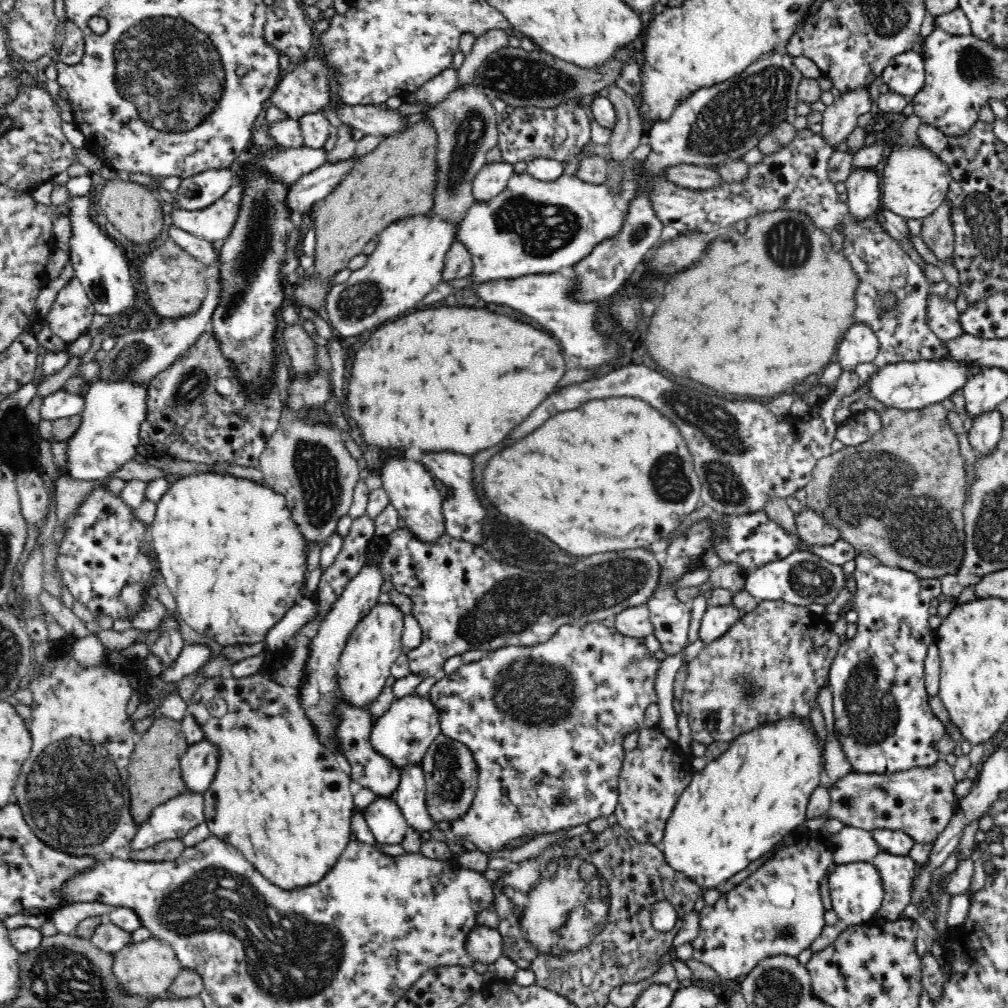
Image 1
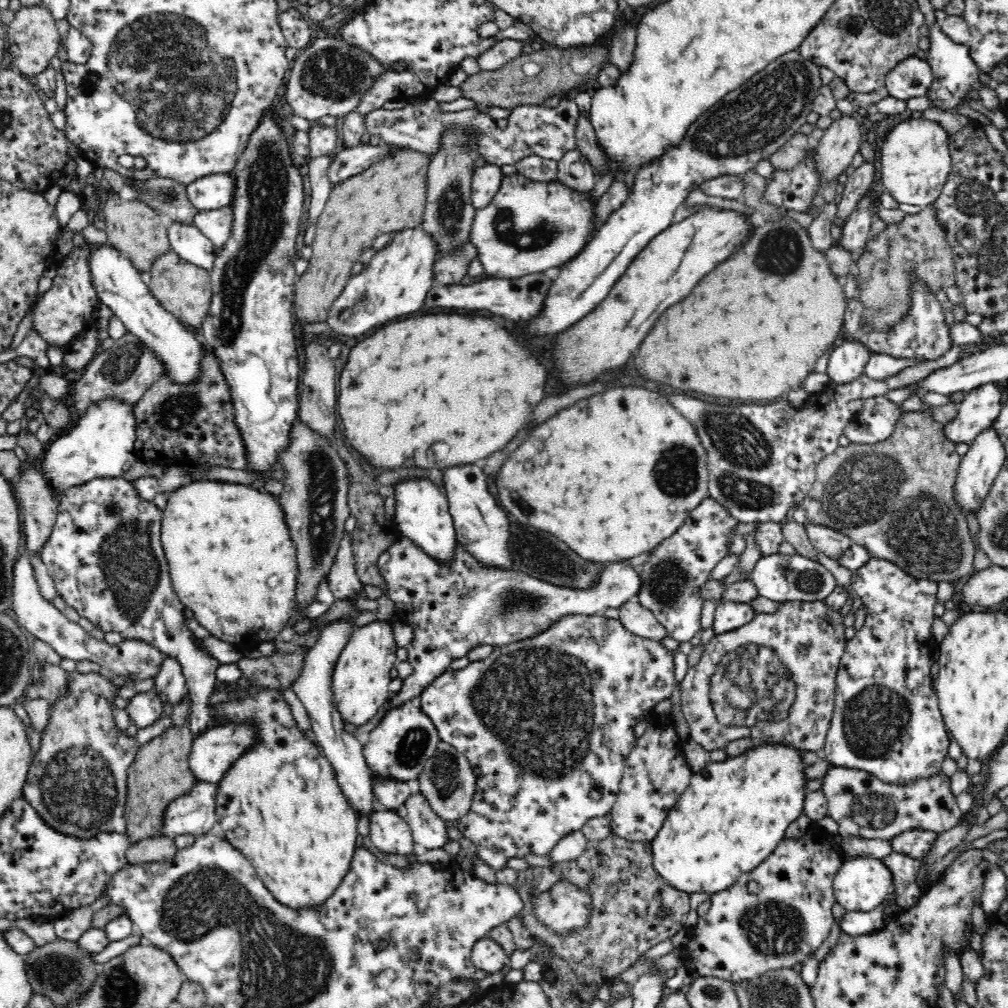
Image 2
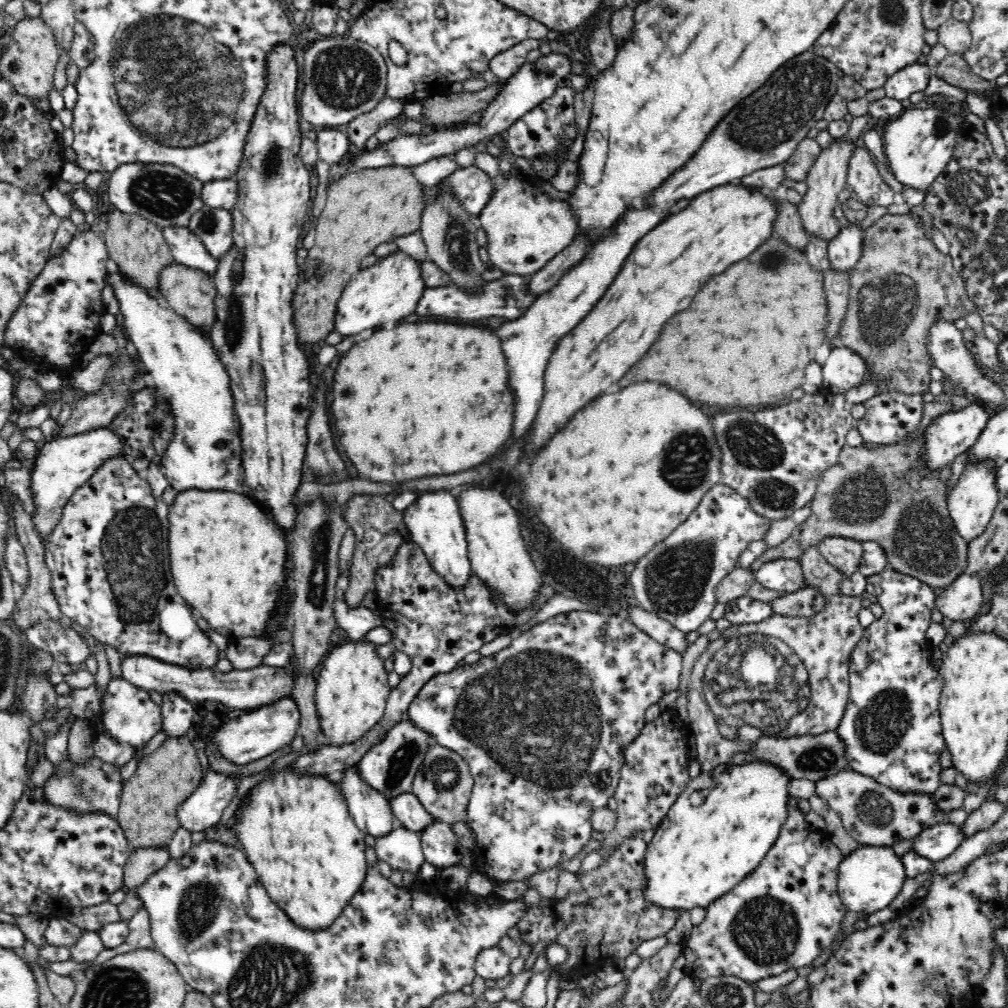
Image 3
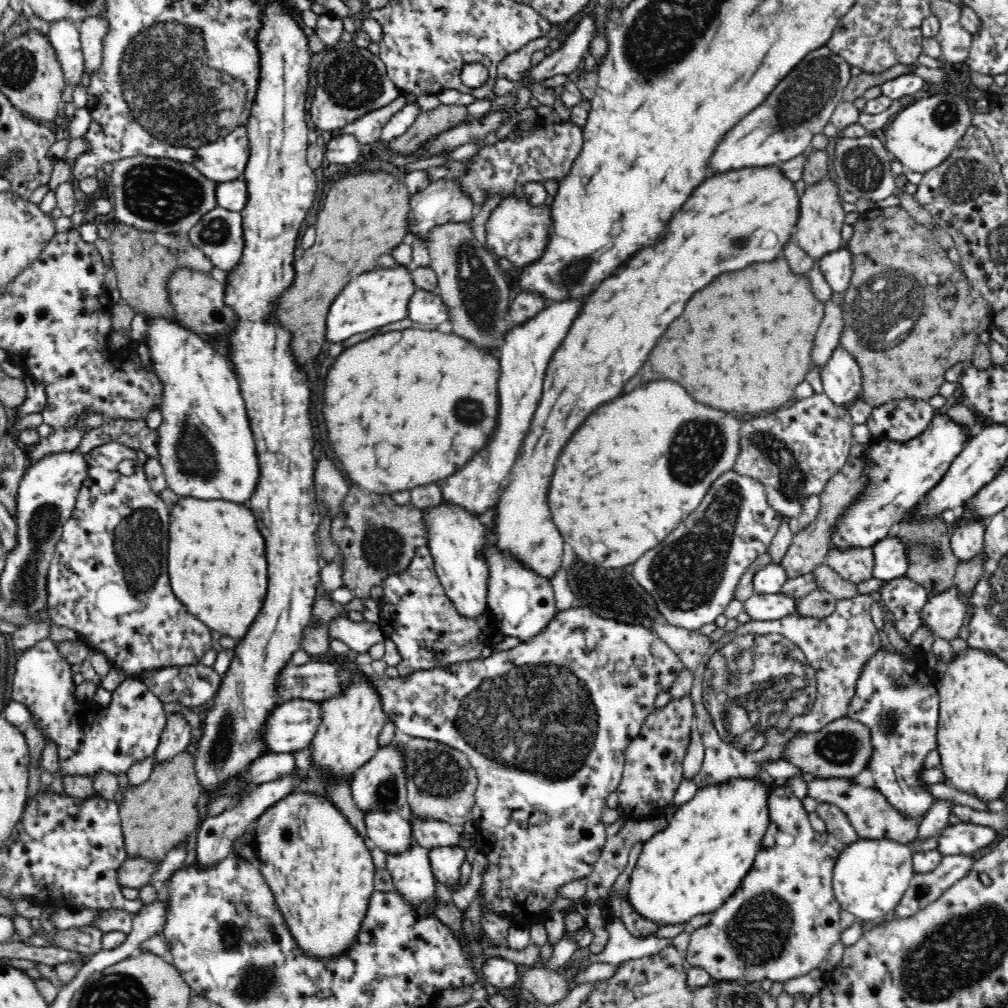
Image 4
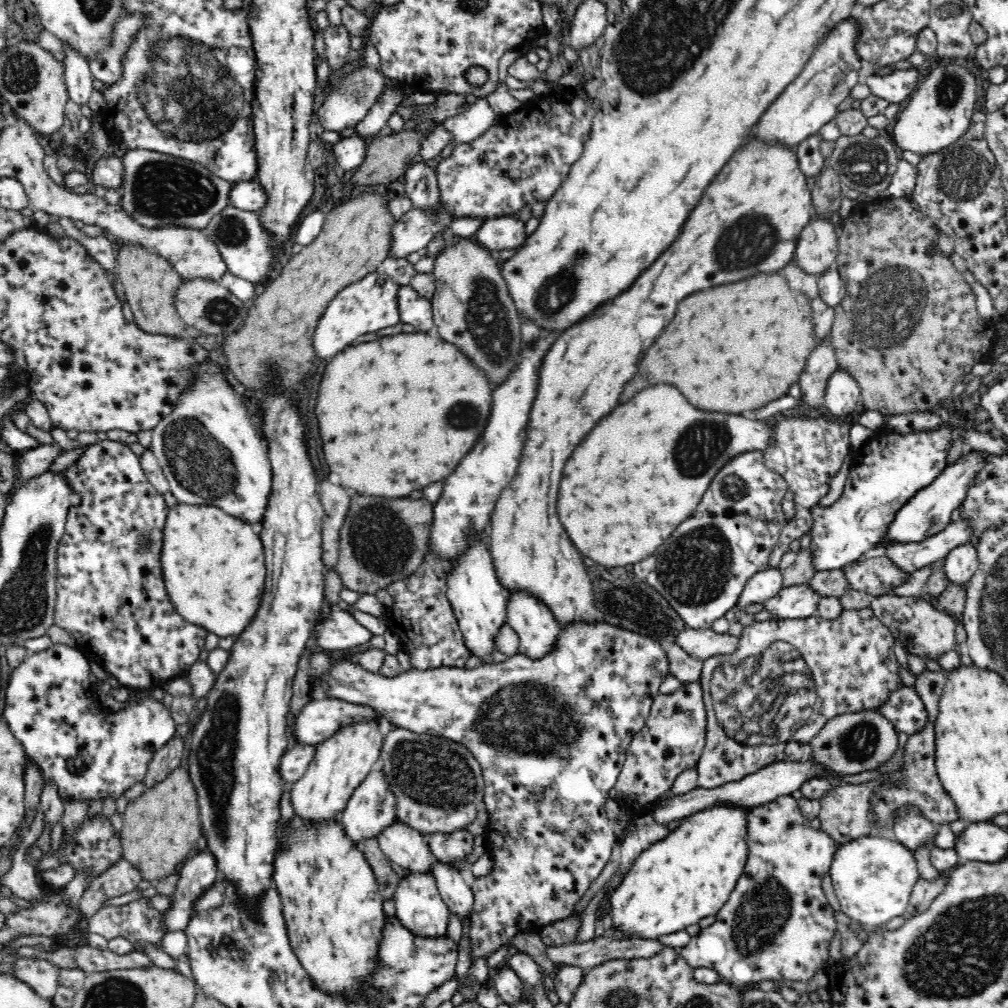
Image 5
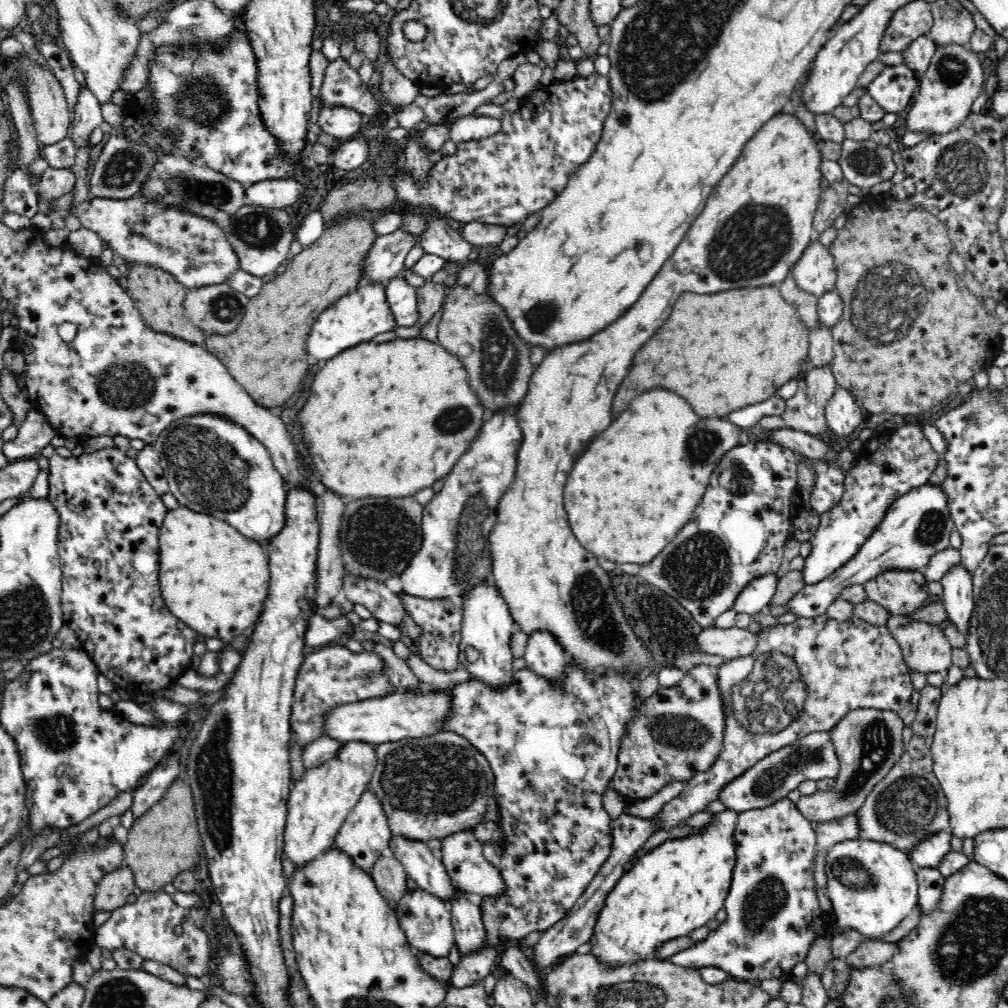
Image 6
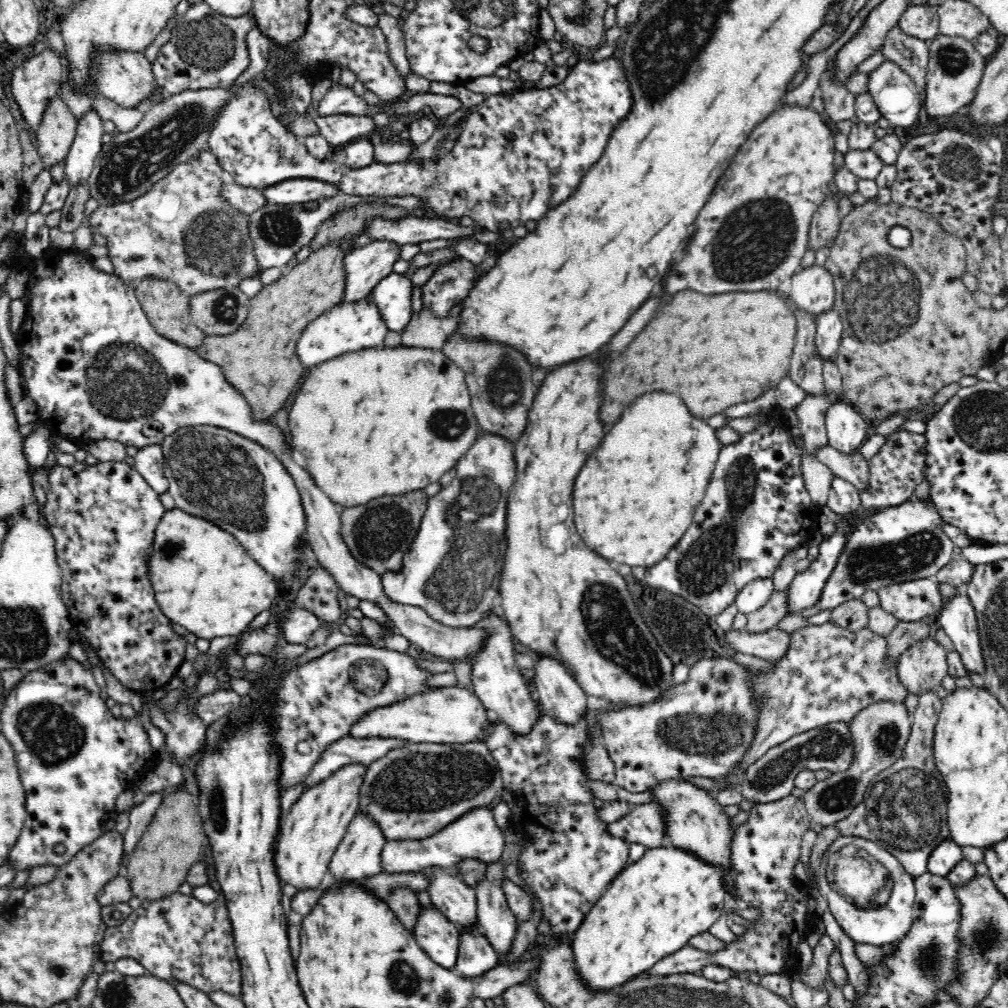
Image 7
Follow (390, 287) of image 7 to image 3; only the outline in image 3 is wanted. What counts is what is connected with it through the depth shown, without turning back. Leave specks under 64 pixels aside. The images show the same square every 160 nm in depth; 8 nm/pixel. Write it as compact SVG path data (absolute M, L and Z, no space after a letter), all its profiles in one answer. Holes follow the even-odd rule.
M503 274L499 279L488 281L482 286L478 286L474 292L469 292L467 288L460 288L455 284L445 287L427 289L418 301L414 320L418 316L434 316L436 320L482 320L490 316L500 316L508 321L518 319L522 316L530 305L538 298L538 294L533 294L529 289L529 276Z

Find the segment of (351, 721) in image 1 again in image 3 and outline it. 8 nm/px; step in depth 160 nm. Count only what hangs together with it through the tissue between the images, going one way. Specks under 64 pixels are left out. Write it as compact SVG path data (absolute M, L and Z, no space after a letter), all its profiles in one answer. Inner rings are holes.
M412 792L390 798L389 804L393 818L414 832L420 833L422 828L426 828L434 820Z

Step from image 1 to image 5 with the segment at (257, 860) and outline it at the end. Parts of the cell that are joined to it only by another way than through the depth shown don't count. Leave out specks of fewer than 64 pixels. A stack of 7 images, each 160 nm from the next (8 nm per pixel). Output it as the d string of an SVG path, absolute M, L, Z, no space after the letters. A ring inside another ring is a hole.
M297 814L287 821L280 816L276 827L278 848L272 864L272 880L280 895L283 917L295 955L320 990L330 994L347 992L349 996L358 996L358 984L366 980L378 960L378 943L384 926L384 898L380 896L374 871L358 845L347 837L338 818L324 824L309 824ZM283 831L288 837L287 846L280 841Z

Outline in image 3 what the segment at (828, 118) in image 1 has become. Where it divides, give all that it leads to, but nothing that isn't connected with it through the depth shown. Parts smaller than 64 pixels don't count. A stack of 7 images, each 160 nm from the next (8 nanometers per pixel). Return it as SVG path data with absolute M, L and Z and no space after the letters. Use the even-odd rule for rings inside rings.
M846 134L834 138L828 146L822 148L805 180L808 192L803 196L800 205L797 206L808 236L813 234L814 237L822 237L822 239L826 239L828 242L832 238L835 238L837 232L841 229L838 220L832 216L832 213L835 207L838 206L836 200L838 194L846 189L849 160L854 156L856 150L858 150L856 142L845 136Z

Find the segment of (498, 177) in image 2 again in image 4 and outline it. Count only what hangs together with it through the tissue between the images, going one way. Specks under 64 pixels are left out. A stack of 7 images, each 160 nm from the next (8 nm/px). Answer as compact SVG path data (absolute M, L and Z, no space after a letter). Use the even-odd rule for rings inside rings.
M445 177L436 181L430 181L427 188L416 192L410 199L409 210L409 236L415 234L420 239L427 239L428 232L438 224L444 222L470 222L472 211L475 207L474 200L464 191L458 178Z

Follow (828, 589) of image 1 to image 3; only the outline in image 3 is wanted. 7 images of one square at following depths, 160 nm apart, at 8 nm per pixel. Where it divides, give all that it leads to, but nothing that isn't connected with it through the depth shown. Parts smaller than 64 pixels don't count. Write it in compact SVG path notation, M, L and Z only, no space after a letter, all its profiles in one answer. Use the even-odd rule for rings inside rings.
M774 558L764 562L756 572L755 580L764 588L780 592L780 596L814 587L805 582L801 563L795 558Z

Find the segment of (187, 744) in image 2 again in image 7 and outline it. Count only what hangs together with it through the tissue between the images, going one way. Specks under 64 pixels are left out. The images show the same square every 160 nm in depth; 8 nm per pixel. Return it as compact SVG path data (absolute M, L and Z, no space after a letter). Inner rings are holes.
M183 787L164 797L154 818L128 856L125 877L130 881L133 895L140 900L158 900L176 892L186 880L190 867L200 860L200 850L204 842L208 842L208 837L202 832L200 813L194 801L195 797Z

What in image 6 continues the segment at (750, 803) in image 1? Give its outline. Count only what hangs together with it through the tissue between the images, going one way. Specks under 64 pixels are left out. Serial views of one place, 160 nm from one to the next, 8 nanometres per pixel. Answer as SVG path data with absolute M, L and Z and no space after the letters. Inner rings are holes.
M724 809L714 814L704 826L692 830L688 835L667 839L656 848L648 851L633 863L614 888L608 893L594 927L587 951L605 964L632 964L644 958L651 958L654 948L662 944L687 936L696 928L710 922L718 910L722 910L725 898L730 890L736 862L736 843L734 835L738 820L736 811Z

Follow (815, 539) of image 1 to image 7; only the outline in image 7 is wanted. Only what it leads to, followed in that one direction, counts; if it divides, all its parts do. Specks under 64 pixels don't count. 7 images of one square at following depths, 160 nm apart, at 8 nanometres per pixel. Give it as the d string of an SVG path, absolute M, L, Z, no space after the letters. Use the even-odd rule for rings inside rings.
M928 577L888 584L875 591L879 605L904 622L934 620L945 604L938 584Z

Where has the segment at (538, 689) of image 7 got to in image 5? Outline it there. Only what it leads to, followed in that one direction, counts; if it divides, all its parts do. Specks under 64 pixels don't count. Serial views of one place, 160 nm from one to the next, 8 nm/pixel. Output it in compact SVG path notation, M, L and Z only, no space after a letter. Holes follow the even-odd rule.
M508 590L506 625L518 634L519 652L532 659L552 650L561 628L550 607L525 590Z

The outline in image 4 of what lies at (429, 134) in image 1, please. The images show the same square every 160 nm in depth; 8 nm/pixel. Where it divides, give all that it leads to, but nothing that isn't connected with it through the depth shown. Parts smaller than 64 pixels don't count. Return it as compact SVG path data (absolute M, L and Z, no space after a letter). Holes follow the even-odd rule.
M375 169L338 181L329 181L324 195L326 202L324 208L318 212L315 224L315 244L306 249L301 260L294 261L294 282L277 300L276 321L291 332L291 351L300 365L321 353L322 344L326 341L328 308L350 279L378 267L375 261L380 255L390 255L398 244L409 238L409 204L412 195L406 187L406 182L395 178L392 173Z

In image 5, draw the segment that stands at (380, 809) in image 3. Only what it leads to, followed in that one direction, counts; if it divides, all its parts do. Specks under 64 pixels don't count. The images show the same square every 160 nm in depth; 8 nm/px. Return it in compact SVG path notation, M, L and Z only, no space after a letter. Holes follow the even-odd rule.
M396 820L376 836L380 850L388 860L412 872L430 872L430 847L428 836L414 830L401 820Z

